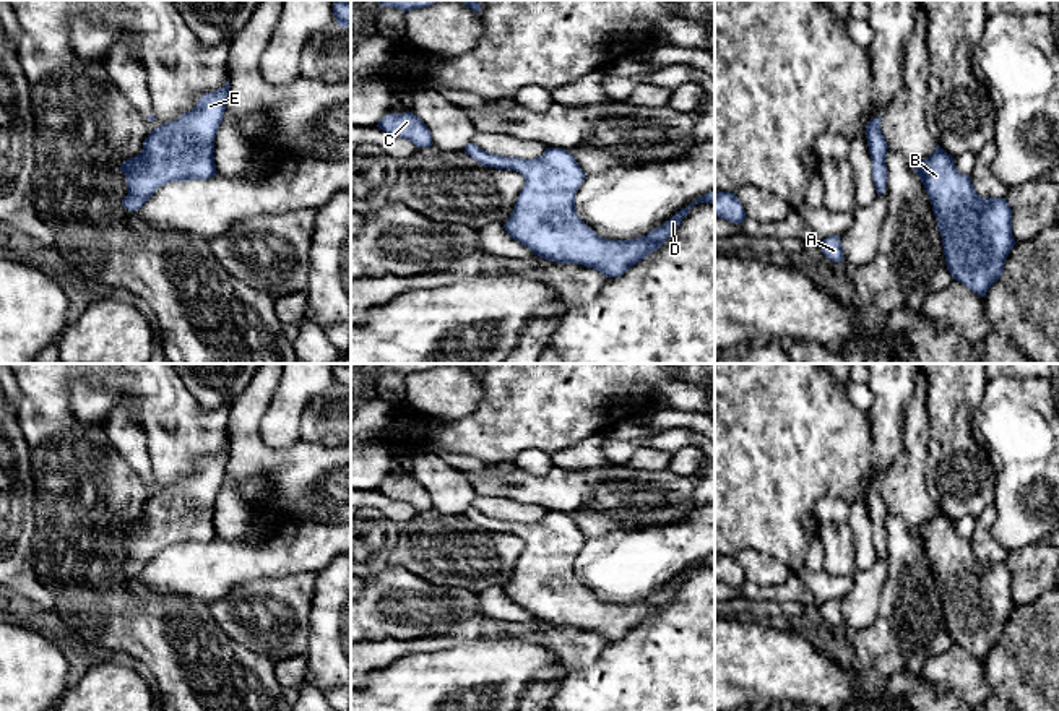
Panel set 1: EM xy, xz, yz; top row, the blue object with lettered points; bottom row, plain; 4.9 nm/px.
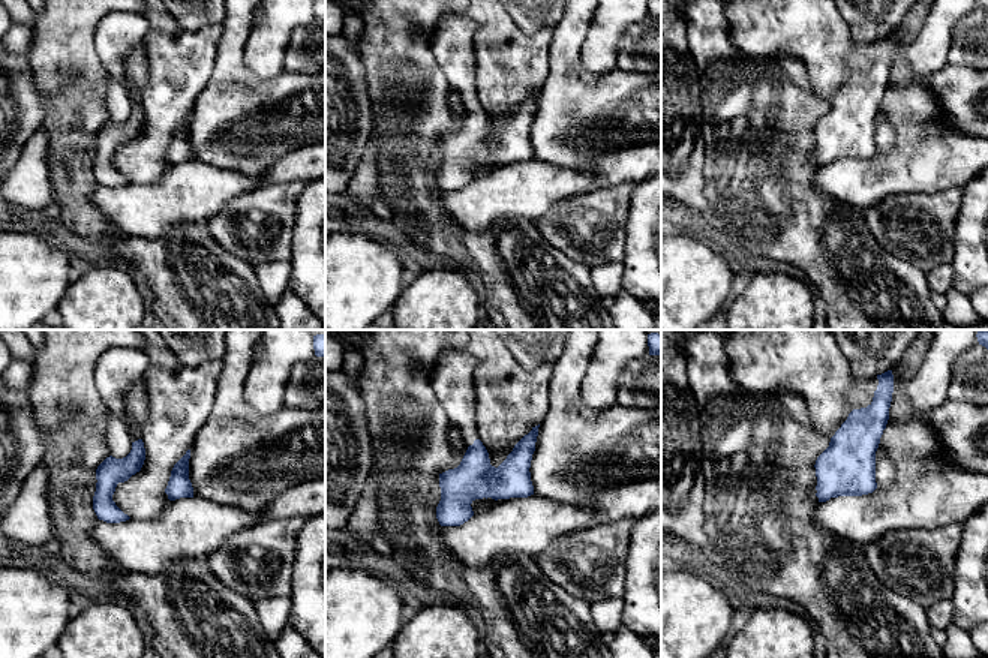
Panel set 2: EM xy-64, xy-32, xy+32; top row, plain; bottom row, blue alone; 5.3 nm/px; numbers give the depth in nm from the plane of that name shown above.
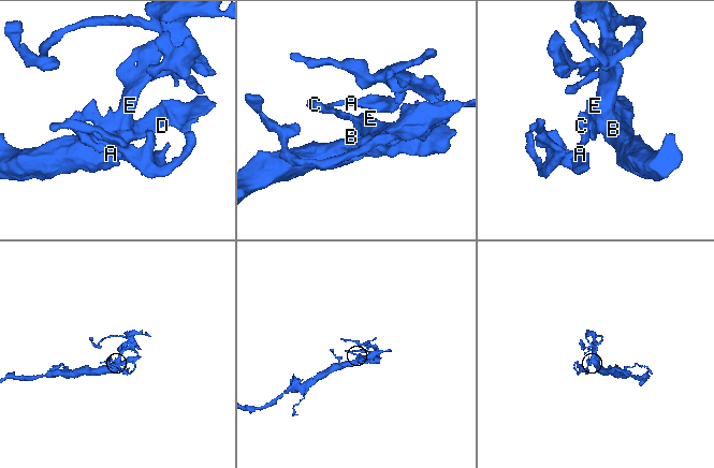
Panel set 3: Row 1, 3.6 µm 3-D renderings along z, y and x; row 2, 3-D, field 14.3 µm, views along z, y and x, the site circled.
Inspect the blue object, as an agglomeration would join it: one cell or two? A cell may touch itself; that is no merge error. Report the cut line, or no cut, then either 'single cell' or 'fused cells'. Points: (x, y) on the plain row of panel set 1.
cut none; single cell

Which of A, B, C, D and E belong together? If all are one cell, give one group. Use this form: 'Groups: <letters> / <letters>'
Groups: A B C D E

